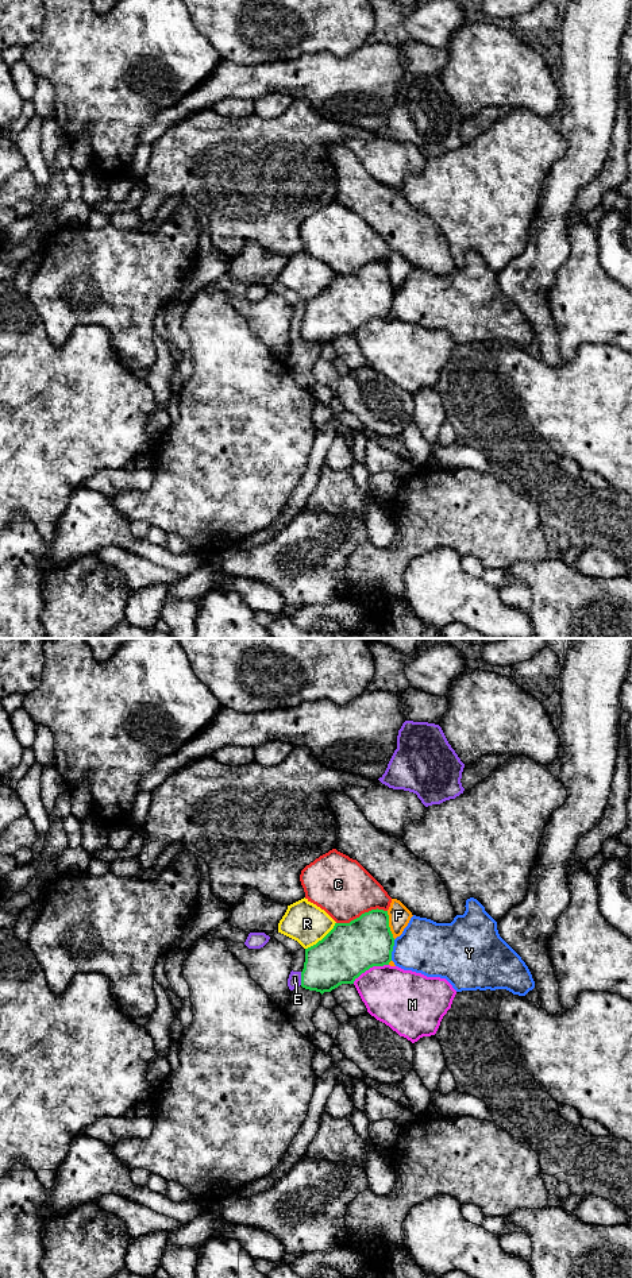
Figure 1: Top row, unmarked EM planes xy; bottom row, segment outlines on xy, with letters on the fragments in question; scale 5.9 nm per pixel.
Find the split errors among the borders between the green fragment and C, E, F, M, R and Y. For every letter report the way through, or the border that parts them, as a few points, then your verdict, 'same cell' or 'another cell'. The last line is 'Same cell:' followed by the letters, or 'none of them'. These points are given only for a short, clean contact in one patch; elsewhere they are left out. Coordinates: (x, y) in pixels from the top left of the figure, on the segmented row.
C: another cell
E: border xy (300, 972), (301, 984); another cell
F: another cell
M: another cell
R: another cell
Y: another cell
Same cell: none of them

